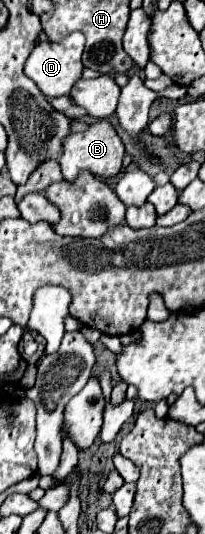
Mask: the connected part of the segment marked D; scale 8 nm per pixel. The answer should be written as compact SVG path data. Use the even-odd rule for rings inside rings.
M73 32L73 34L65 36L59 42L53 42L53 40L37 42L33 52L29 54L29 58L25 62L25 74L39 86L39 90L47 98L65 96L73 88L73 82L77 82L81 78L81 72L83 72L83 64L81 64L83 46L85 46L85 36L81 32Z

